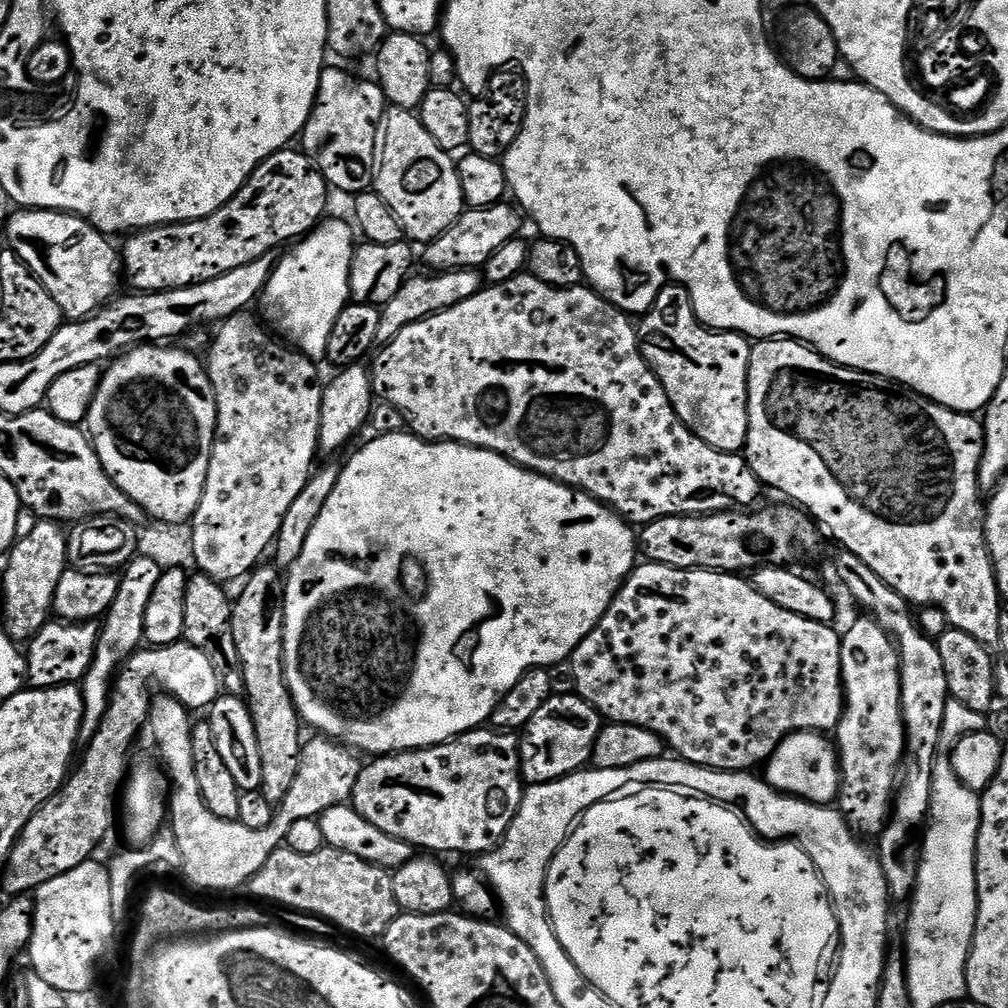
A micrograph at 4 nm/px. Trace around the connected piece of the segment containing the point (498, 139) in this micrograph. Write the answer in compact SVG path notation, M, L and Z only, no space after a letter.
M516 70L497 71L488 82L487 92L477 95L468 105L470 114L468 148L477 152L479 156L500 160L510 150L510 146L514 146L524 125L527 109L528 81Z

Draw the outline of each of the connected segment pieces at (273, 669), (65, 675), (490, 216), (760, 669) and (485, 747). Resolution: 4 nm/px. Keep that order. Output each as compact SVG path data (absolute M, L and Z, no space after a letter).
M272 562L261 563L248 573L242 587L244 589L241 590L240 597L238 595L235 597L232 606L234 646L238 646L240 669L244 675L244 696L254 718L256 737L258 738L258 754L262 754L260 788L264 797L271 804L279 805L290 790L290 786L294 786L302 747L302 739L300 740L302 721L300 715L296 713L296 707L284 677L284 580L282 579L281 569L277 568L275 563Z
M59 618L49 619L48 623L42 626L42 630L27 641L27 683L34 688L57 688L67 684L79 685L94 662L94 650L98 646L99 637L99 623L70 624Z
M501 202L488 208L468 208L438 238L427 241L426 264L433 273L453 272L454 270L483 269L484 263L491 258L494 250L502 250L506 242L517 239L520 233L522 212L515 203Z
M651 562L637 563L627 580L610 602L606 614L587 638L572 651L570 663L574 666L575 695L581 696L590 706L600 711L605 721L614 724L642 726L664 739L677 757L703 768L713 768L719 772L747 772L755 769L755 764L763 765L774 754L776 747L791 732L831 733L838 726L844 713L844 679L842 678L841 633L835 632L832 624L814 622L802 618L802 614L790 614L775 602L770 602L752 585L751 579L730 572L711 572L708 568L675 568Z
M488 726L464 732L455 740L446 741L445 744L436 744L432 748L417 748L415 752L394 752L390 756L382 756L368 763L361 767L358 782L354 782L350 801L352 807L355 808L359 816L366 818L366 822L370 822L370 826L376 826L378 830L382 830L382 834L390 834L394 838L412 845L413 849L423 850L428 854L440 854L436 852L477 852L477 854L483 854L492 851L500 845L500 841L508 833L508 828L518 814L520 803L526 791L524 777L520 774L520 742L517 733L493 730Z

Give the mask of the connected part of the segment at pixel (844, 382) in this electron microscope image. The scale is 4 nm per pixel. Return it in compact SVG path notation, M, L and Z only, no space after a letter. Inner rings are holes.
M773 338L757 340L752 344L750 366L748 367L748 441L744 443L743 455L750 470L759 478L761 485L773 488L784 496L789 496L793 505L807 512L825 533L828 532L840 543L845 552L854 554L886 582L909 605L941 608L951 627L978 638L978 642L989 646L1000 642L1000 610L1002 597L996 585L996 571L992 565L992 556L988 552L988 539L984 533L986 504L980 495L980 463L984 453L984 426L975 415L966 412L952 412L941 404L927 400L903 384L896 384L881 376L869 372L859 372L828 360L814 348L801 344L791 338ZM976 548L976 576L960 576L972 560L972 551Z

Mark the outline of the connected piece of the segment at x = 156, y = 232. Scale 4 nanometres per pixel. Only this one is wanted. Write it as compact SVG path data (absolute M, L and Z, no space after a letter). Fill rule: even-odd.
M303 150L292 151L276 152L266 158L257 166L254 174L250 174L242 190L238 190L238 194L234 194L234 198L230 198L230 202L226 202L226 206L222 206L214 214L185 224L145 228L129 235L128 245L122 248L122 272L127 283L129 280L136 292L165 292L171 288L185 288L202 280L230 274L230 270L238 270L238 266L246 266L246 262L254 262L254 258L275 253L275 248L287 240L296 242L307 236L325 219L330 185Z

